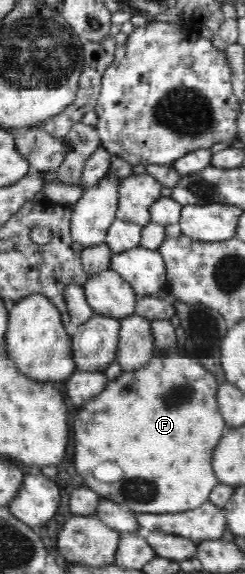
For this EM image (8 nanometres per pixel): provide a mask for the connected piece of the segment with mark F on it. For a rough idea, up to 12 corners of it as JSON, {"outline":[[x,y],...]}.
{"outline":[[195,357],[122,371],[73,420],[75,468],[143,514],[209,501],[228,429]]}

